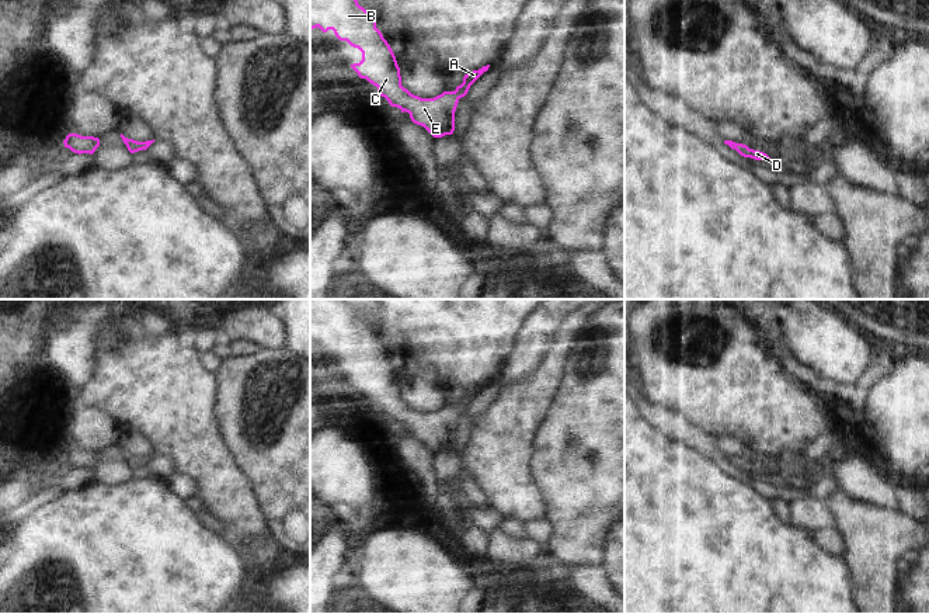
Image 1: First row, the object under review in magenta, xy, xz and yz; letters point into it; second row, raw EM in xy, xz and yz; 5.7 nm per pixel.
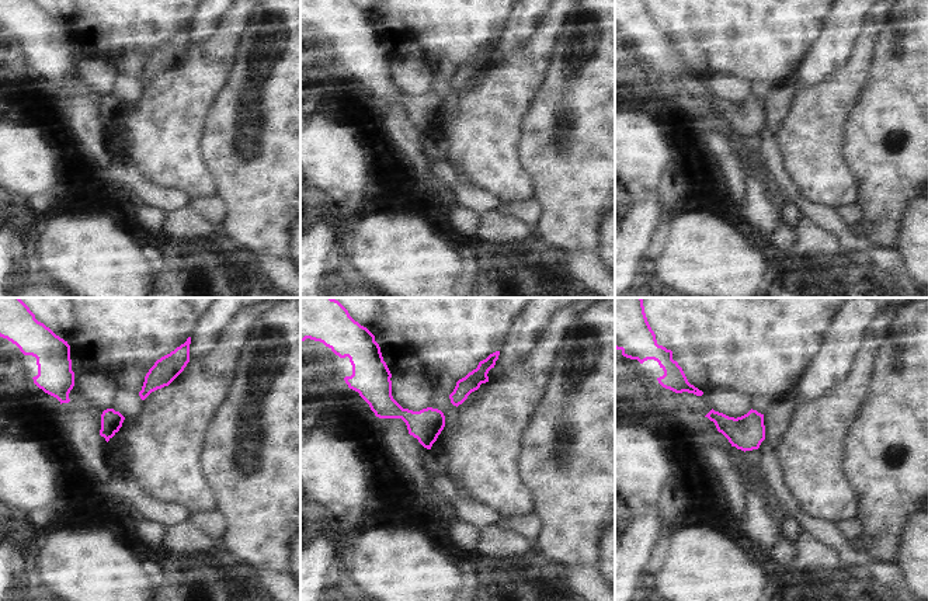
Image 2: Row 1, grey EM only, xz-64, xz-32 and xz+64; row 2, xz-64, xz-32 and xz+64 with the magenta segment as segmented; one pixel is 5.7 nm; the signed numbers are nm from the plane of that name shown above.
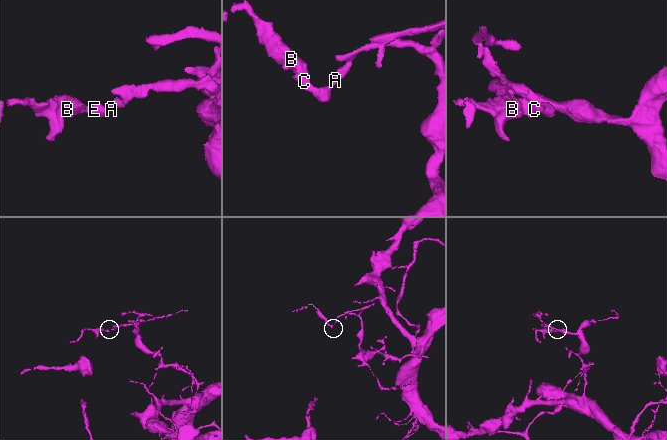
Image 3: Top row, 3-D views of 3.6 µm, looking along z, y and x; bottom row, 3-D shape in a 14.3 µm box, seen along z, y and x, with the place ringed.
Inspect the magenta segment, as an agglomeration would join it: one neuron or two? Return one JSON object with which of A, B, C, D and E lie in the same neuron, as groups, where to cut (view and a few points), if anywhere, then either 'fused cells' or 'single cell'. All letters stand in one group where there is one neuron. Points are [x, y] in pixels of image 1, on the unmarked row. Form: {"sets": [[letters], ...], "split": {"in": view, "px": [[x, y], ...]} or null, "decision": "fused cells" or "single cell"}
{"sets": [["A", "B", "C", "D", "E"]], "split": null, "decision": "single cell"}

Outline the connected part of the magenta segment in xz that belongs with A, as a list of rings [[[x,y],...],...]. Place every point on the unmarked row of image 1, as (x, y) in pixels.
[[[310,299],[310,346],[317,341],[323,347],[333,344],[340,355],[347,355],[351,361],[358,362],[362,367],[362,375],[351,379],[358,391],[376,400],[379,410],[385,412],[392,422],[400,423],[401,427],[408,427],[411,436],[424,441],[434,452],[453,448],[455,426],[459,414],[467,409],[470,400],[490,382],[487,379],[464,389],[463,398],[455,406],[443,406],[434,413],[421,413],[411,409],[401,400],[396,371],[376,343],[375,333],[358,319],[354,306],[341,299]]]

